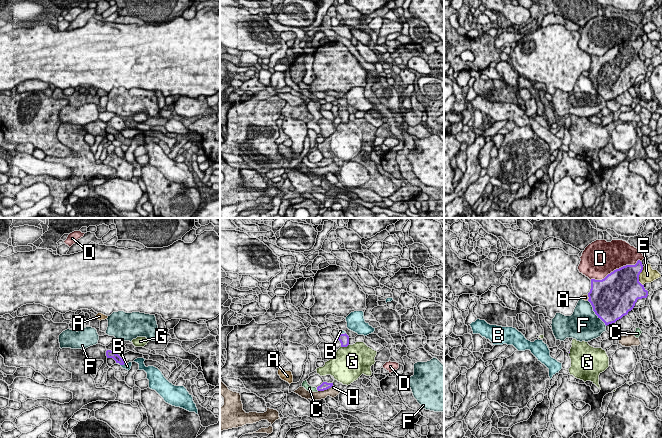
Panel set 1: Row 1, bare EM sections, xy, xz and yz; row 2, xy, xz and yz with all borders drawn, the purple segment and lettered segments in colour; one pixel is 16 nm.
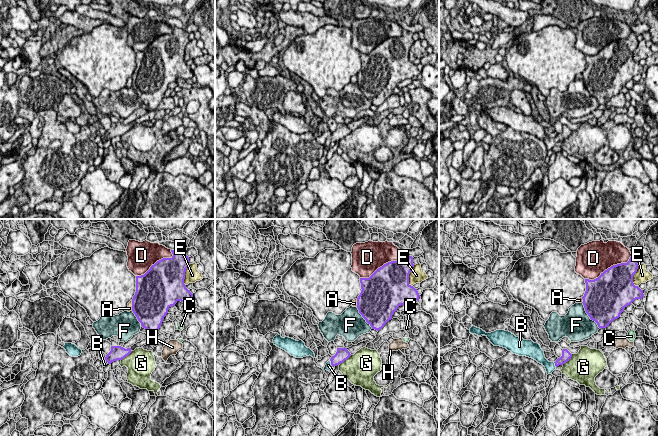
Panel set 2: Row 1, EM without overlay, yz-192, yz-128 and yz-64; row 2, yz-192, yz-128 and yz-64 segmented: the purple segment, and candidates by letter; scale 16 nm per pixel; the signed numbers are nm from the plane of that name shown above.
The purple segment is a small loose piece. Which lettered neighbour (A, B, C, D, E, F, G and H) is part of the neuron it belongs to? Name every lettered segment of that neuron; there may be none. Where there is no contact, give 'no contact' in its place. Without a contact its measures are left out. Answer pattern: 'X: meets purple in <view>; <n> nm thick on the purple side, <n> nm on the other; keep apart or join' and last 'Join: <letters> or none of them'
A: meets purple in yz; 500 nm thick on the purple side, 100 nm on the other; keep apart
B: meets purple in xy; 130 nm thick on the purple side, 120 nm on the other; join
C: meets purple in xz; 130 nm thick on the purple side, 100 nm on the other; keep apart
D: meets purple in yz; 500 nm thick on the purple side, 480 nm on the other; keep apart
E: meets purple in yz; 480 nm thick on the purple side, 240 nm on the other; keep apart
F: meets purple in yz; 500 nm thick on the purple side, 500 nm on the other; keep apart
G: meets purple in xz; 160 nm thick on the purple side, 480 nm on the other; keep apart
H: meets purple in xz; 130 nm thick on the purple side, 160 nm on the other; keep apart
Join: B

